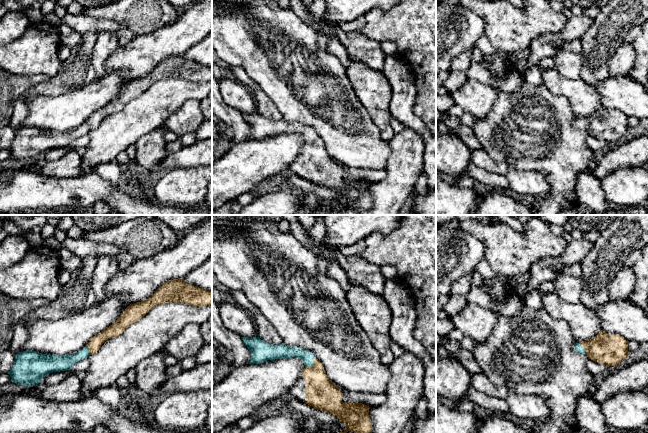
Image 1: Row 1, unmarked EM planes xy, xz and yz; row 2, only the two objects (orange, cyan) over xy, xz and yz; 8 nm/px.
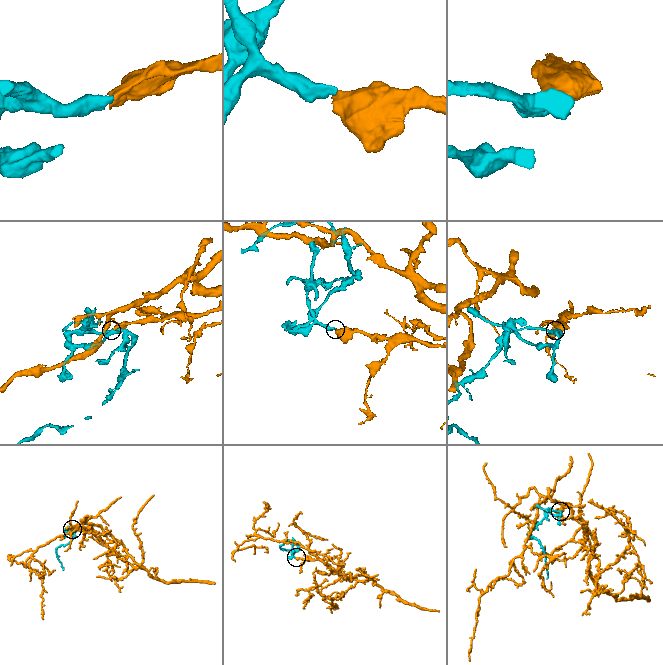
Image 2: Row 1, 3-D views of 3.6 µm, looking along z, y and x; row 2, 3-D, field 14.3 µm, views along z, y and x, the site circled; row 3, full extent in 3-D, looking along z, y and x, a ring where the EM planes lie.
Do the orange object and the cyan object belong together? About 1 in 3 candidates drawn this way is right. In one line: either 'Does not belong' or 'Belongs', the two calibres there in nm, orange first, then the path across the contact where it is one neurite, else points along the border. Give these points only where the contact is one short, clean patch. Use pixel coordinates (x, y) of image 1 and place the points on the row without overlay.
Belongs. Thickness 260 nm (orange) against 100 nm. Path across: xz (321, 169), (316, 158), (313, 141), (307, 133)

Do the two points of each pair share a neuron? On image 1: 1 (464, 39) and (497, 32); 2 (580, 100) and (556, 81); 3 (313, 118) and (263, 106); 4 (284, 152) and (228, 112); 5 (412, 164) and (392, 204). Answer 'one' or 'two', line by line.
1: two
2: one
3: two
4: two
5: one

